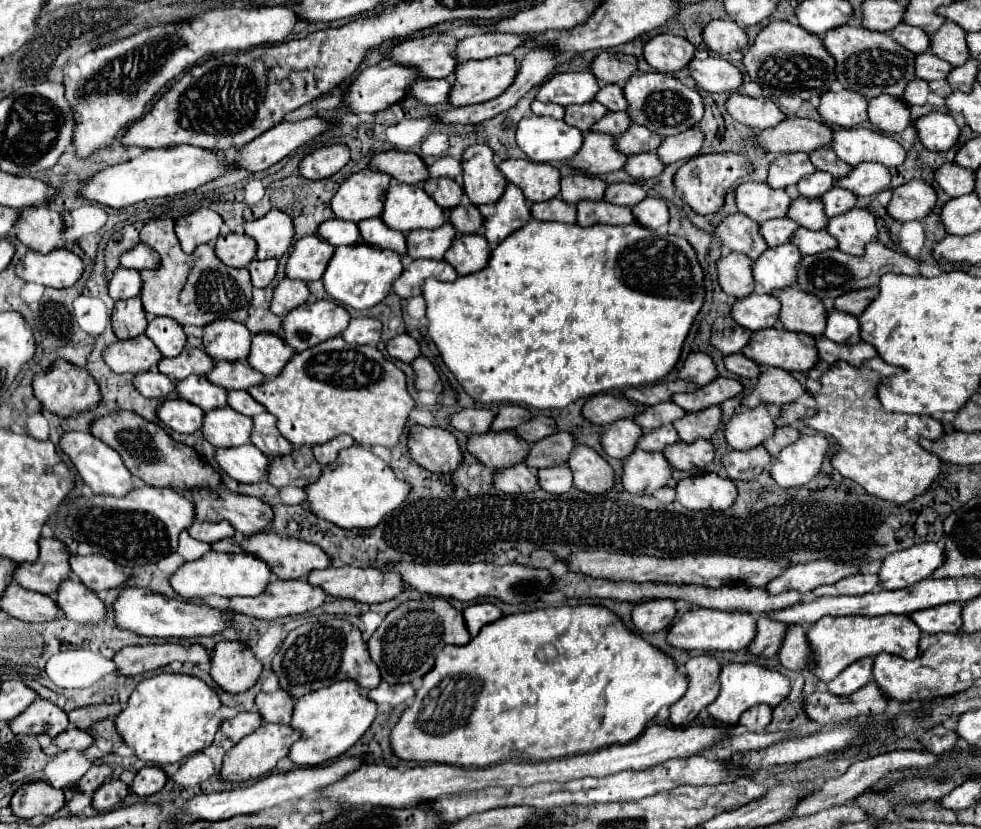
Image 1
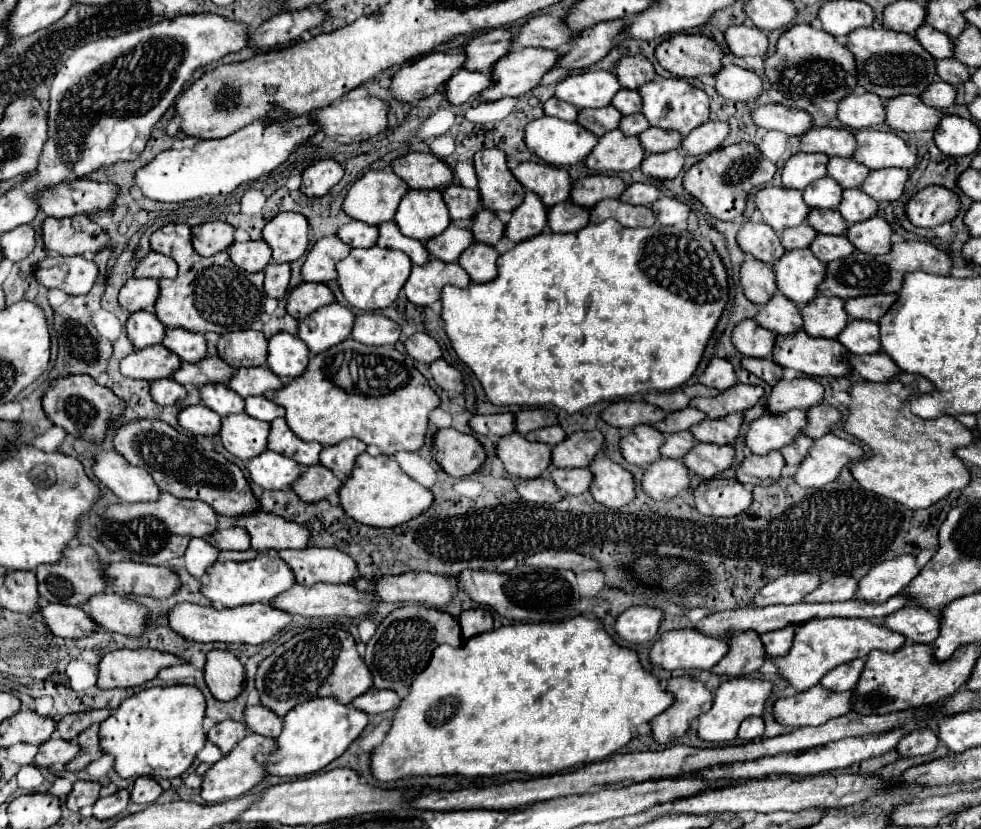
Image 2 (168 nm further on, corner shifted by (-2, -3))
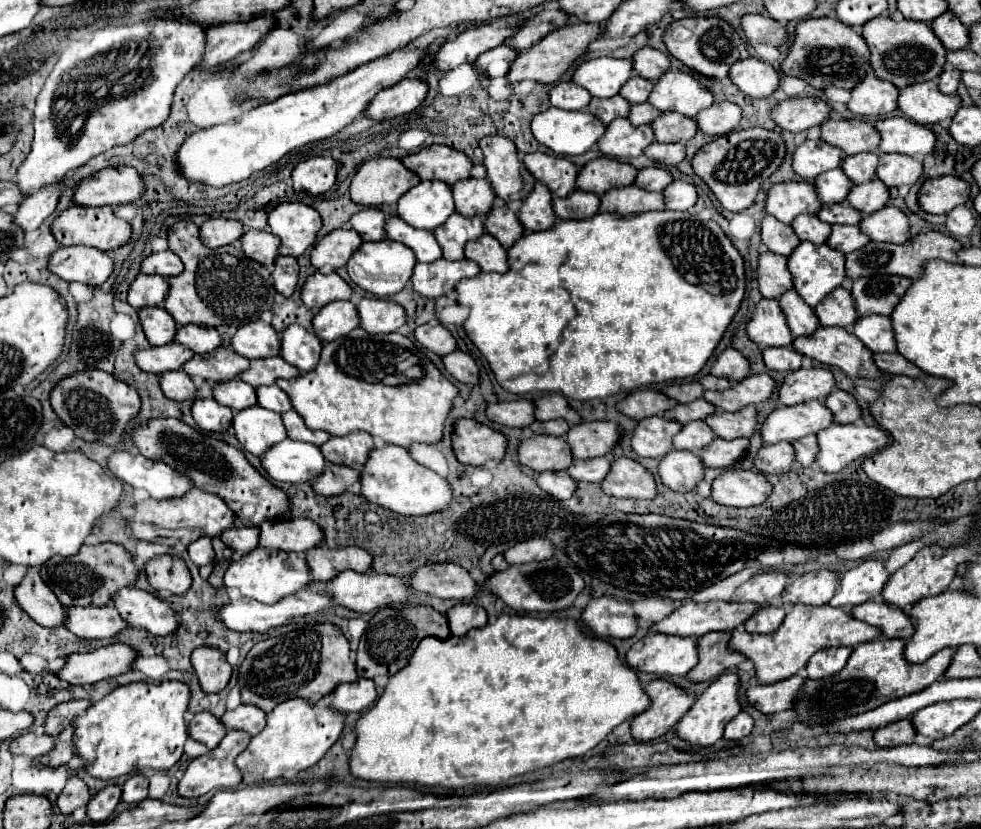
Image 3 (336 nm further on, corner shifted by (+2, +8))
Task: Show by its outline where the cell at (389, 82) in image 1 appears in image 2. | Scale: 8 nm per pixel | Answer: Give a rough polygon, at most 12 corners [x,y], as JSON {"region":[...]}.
{"region":[[462,51],[428,53],[390,83],[398,101],[430,97],[464,67]]}

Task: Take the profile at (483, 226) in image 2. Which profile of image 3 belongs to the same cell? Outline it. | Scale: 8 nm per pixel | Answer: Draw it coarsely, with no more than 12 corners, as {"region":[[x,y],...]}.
{"region":[[492,208],[484,228],[510,248],[524,228],[508,208]]}

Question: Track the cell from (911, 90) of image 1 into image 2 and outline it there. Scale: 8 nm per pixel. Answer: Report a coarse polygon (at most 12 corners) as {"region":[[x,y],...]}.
{"region":[[936,81],[920,95],[926,105],[948,109],[956,89]]}

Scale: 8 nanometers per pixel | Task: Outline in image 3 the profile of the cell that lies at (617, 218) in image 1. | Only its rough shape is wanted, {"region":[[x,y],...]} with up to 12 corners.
{"region":[[636,186],[610,188],[600,212],[620,216],[662,210],[658,192]]}

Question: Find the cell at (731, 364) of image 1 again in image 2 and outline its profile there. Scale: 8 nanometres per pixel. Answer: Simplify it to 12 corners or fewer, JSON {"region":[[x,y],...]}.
{"region":[[744,357],[750,373],[770,385],[782,379],[782,367],[772,359]]}

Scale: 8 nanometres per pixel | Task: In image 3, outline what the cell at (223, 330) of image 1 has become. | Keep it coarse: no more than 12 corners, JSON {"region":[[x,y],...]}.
{"region":[[254,320],[236,330],[232,348],[250,360],[280,352],[280,336]]}

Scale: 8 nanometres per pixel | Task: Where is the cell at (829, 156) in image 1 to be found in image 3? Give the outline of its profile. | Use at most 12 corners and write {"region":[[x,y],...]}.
{"region":[[866,152],[842,158],[854,184],[874,180],[878,154]]}

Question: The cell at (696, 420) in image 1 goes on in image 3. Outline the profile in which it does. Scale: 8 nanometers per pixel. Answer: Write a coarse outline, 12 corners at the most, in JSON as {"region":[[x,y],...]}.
{"region":[[756,406],[704,420],[724,440],[752,436]]}

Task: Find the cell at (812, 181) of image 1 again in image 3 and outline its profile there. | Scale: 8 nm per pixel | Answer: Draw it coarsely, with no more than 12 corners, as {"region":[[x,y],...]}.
{"region":[[842,168],[822,172],[814,180],[822,204],[838,204],[852,182]]}

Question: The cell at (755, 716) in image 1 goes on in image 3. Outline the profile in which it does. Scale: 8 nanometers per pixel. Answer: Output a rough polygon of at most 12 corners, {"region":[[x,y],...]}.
{"region":[[742,710],[726,724],[726,740],[742,740],[754,728],[752,716]]}

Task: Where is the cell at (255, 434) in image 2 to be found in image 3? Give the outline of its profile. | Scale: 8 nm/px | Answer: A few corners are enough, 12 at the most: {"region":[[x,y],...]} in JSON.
{"region":[[238,410],[232,428],[254,456],[286,438],[280,414]]}

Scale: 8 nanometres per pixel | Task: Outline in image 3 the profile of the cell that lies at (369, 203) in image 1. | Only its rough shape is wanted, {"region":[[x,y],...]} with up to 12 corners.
{"region":[[370,158],[352,178],[354,204],[396,204],[420,178],[396,158]]}

